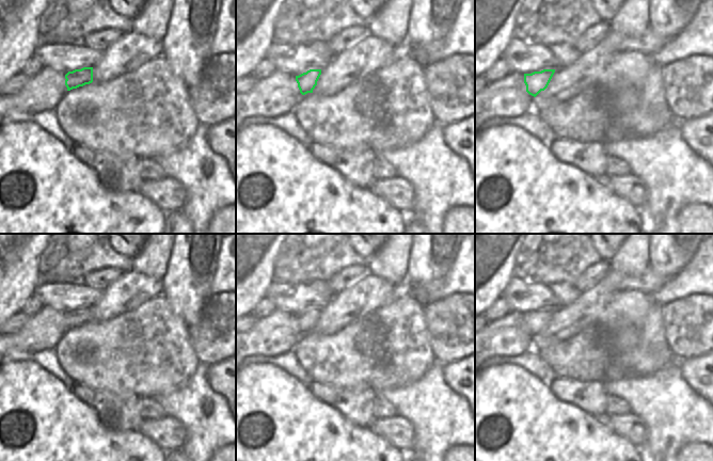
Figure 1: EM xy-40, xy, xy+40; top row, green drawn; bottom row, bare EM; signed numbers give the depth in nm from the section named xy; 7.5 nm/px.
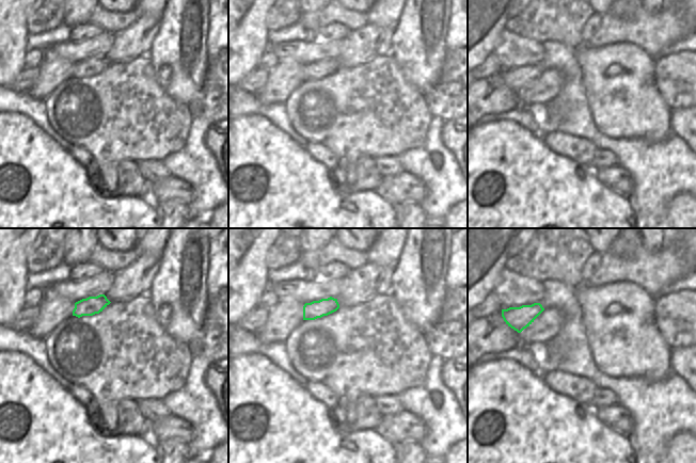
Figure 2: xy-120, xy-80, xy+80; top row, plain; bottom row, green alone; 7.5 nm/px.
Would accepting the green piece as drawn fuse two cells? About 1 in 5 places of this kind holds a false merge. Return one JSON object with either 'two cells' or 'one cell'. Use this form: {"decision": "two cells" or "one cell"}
{"decision": "one cell"}

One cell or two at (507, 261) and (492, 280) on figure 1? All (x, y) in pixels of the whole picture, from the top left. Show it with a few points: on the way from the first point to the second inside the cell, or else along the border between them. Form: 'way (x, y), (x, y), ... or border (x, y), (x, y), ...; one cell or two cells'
way (503, 266), (494, 275); one cell

